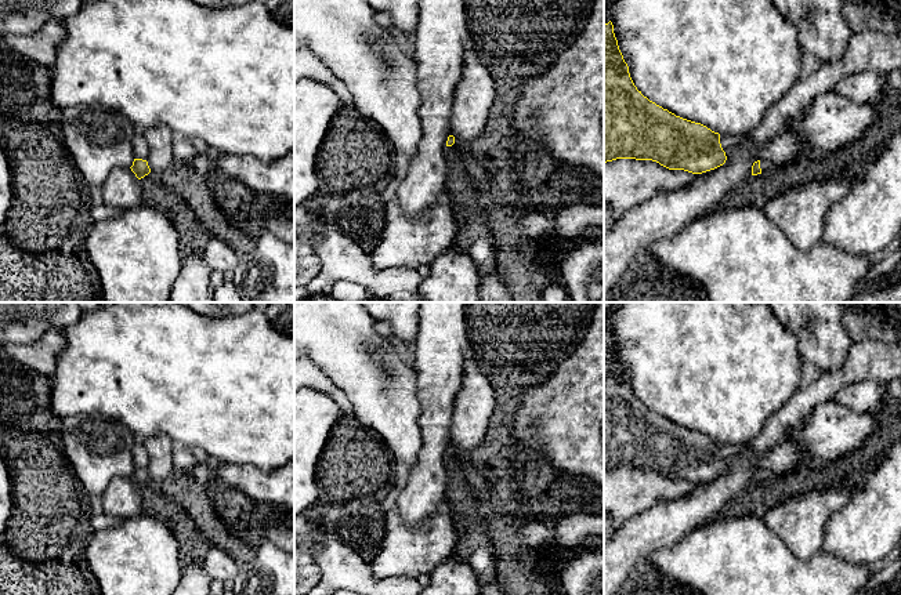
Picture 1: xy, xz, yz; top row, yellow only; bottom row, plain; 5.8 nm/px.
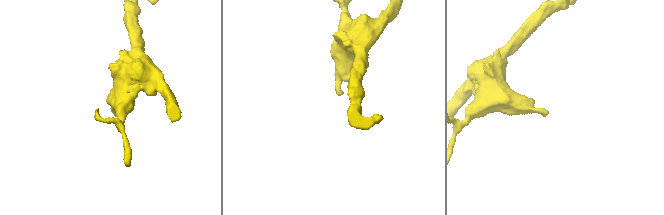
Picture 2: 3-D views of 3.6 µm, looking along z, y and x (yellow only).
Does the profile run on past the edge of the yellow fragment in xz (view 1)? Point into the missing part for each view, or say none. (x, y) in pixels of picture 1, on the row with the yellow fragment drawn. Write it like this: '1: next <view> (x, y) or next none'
1: next none

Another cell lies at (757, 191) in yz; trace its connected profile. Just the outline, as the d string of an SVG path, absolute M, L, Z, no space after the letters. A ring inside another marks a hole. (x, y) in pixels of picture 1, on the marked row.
M821 155L799 157L786 166L778 166L772 173L750 175L739 186L727 193L720 203L724 208L764 206L775 196L807 182L835 178L828 168L829 162Z

